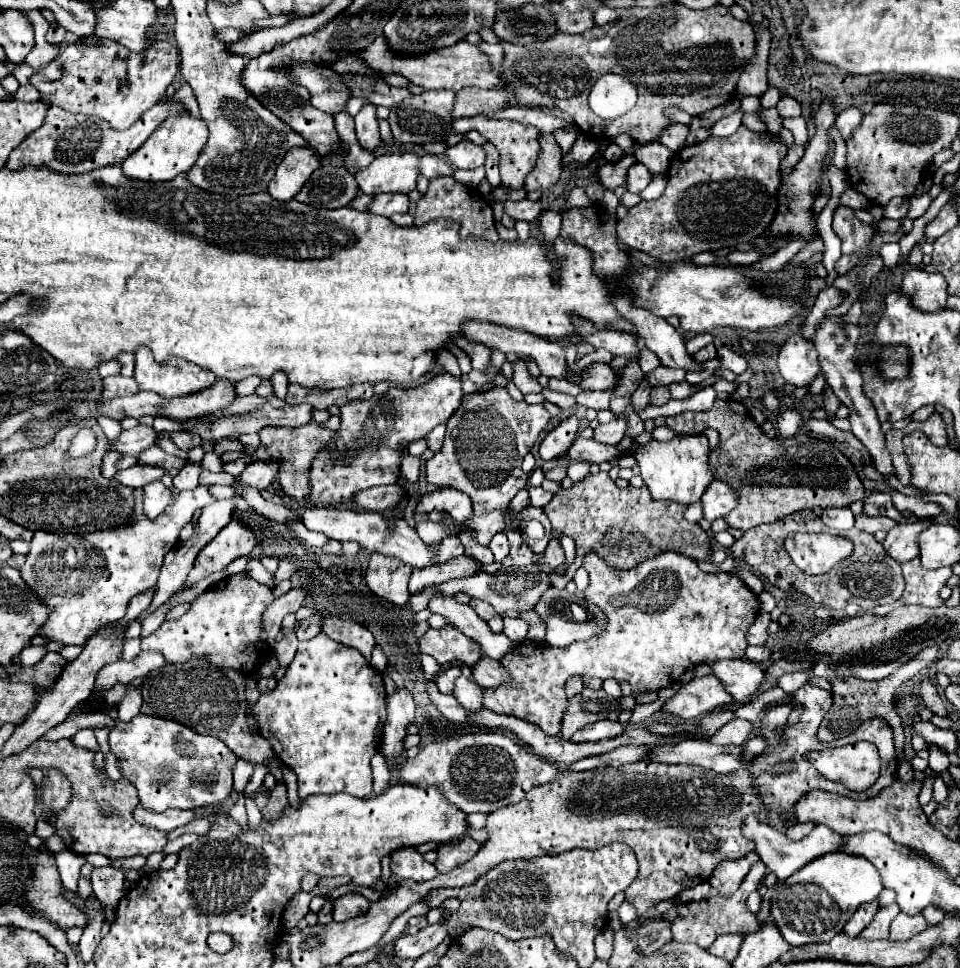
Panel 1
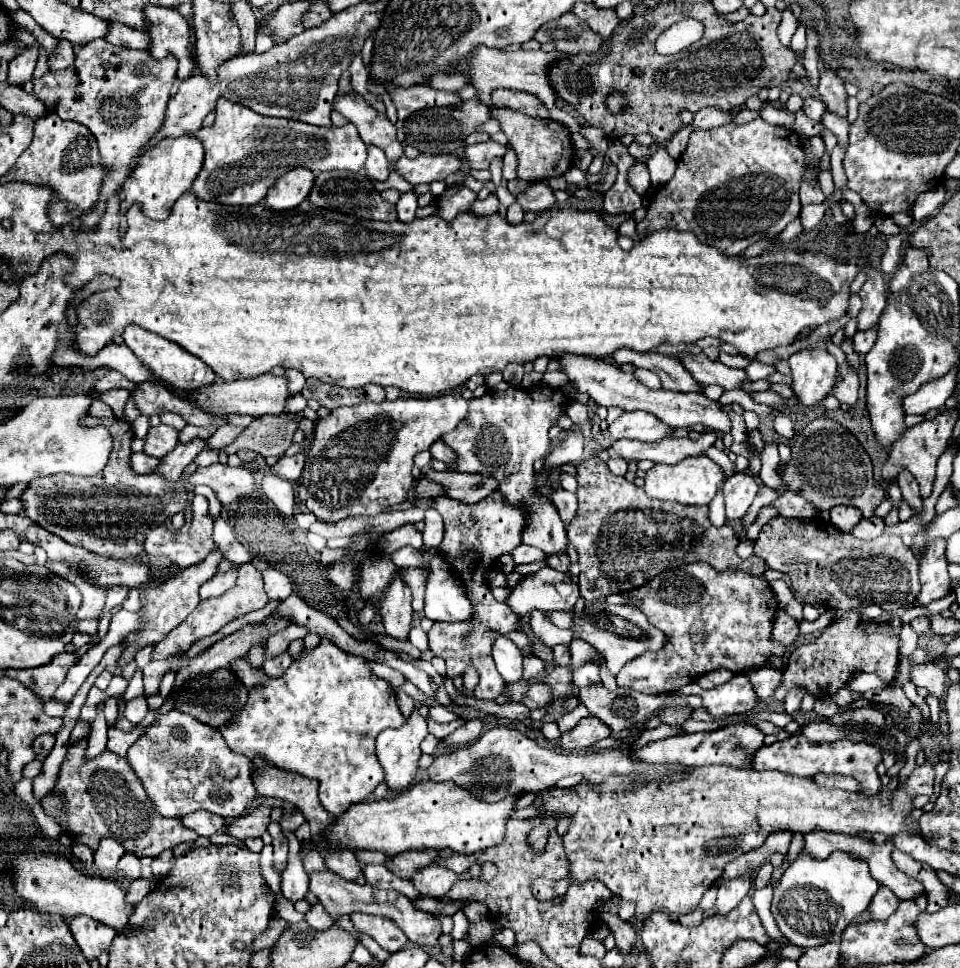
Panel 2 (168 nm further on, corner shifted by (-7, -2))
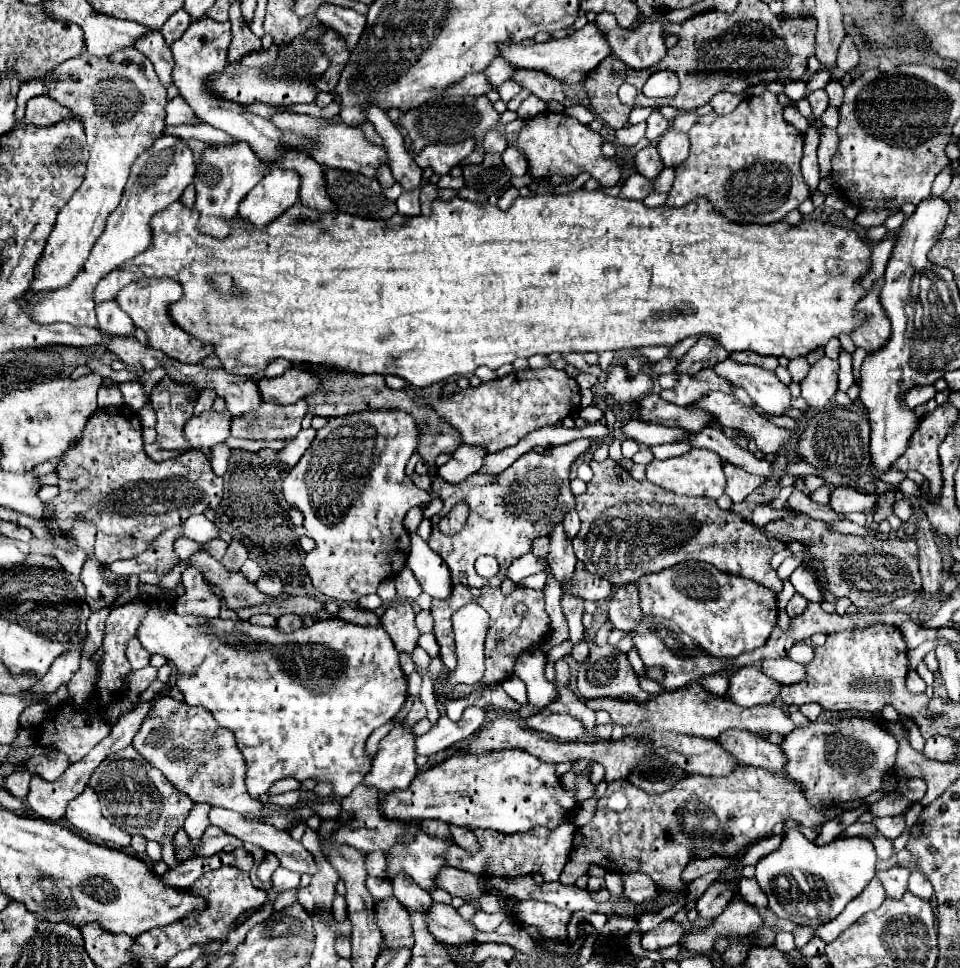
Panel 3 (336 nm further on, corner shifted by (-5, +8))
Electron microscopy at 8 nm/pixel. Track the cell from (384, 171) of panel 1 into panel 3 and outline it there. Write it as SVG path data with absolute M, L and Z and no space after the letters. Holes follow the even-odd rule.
M470 137L458 145L428 145L418 155L420 169L432 169L438 175L446 175L454 165L460 165L472 151L476 141Z

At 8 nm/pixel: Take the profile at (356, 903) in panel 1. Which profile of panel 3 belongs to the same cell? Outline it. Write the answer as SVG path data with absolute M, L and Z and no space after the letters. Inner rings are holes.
M392 895L382 901L376 901L374 907L376 907L374 921L384 935L384 945L388 949L412 947L412 941L414 941L412 923L404 905L400 905L400 901Z

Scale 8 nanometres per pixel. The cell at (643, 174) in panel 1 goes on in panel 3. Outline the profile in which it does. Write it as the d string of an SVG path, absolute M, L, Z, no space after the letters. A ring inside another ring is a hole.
M668 129L656 145L656 149L662 157L662 163L666 167L680 165L688 157L688 147L690 147L688 145L688 135L680 133L680 131L674 131L674 129Z

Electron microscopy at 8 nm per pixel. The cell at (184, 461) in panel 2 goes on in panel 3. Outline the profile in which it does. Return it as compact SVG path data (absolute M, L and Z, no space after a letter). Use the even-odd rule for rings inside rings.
M210 409L204 415L192 417L184 425L184 437L194 449L208 451L216 443L226 441L230 437L230 419L232 415L228 411L216 413L214 409Z

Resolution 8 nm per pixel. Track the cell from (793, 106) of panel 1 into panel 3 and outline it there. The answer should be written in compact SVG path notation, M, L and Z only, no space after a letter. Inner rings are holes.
M814 91L808 95L808 101L810 101L810 107L812 107L812 113L816 117L820 117L824 113L824 109L828 107L828 97L826 97L826 91Z

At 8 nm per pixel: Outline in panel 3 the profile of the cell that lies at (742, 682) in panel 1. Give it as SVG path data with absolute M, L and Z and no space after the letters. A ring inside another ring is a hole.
M784 657L784 659L764 659L760 663L760 669L762 669L764 675L768 675L770 679L774 679L782 685L790 685L790 683L804 679L804 665L794 663L788 657Z

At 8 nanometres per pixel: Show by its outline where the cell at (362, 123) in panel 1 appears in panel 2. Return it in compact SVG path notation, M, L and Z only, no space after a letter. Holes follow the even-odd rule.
M368 145L368 159L366 159L364 171L366 171L366 177L372 179L372 181L386 181L388 179L390 169L388 169L386 155L384 155L382 149Z

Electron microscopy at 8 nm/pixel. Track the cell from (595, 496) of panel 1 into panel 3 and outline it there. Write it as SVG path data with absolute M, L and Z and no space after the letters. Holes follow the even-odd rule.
M592 459L590 467L594 477L586 491L576 497L582 525L572 543L576 557L592 575L604 577L612 585L626 585L682 561L706 561L724 573L754 579L774 593L782 591L782 581L770 565L770 557L784 549L782 541L768 539L734 511L728 511L728 537L710 537L722 525L722 511L714 499L684 497L654 487L650 481L636 481L612 459L602 463Z

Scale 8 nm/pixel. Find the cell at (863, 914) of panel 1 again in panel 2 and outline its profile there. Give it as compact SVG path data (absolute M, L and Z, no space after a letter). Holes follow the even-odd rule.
M880 887L868 909L872 913L872 919L888 919L898 909L898 903L900 899L888 887Z

